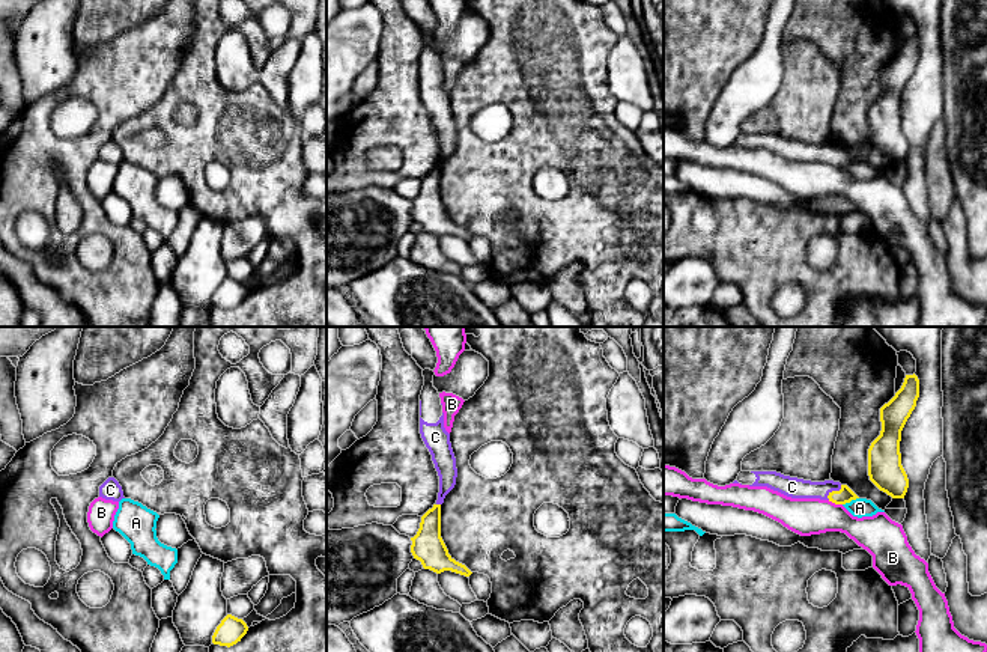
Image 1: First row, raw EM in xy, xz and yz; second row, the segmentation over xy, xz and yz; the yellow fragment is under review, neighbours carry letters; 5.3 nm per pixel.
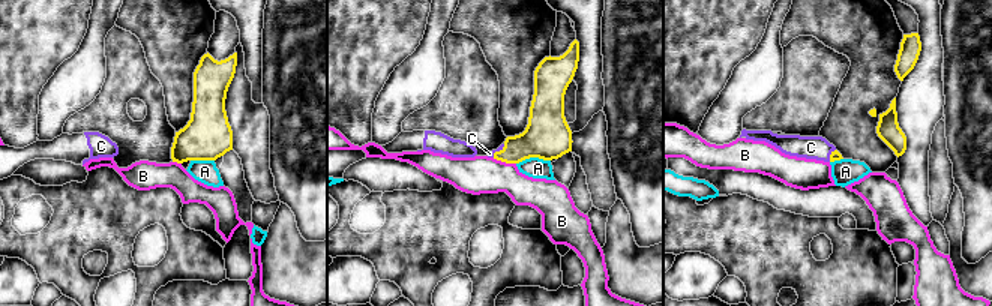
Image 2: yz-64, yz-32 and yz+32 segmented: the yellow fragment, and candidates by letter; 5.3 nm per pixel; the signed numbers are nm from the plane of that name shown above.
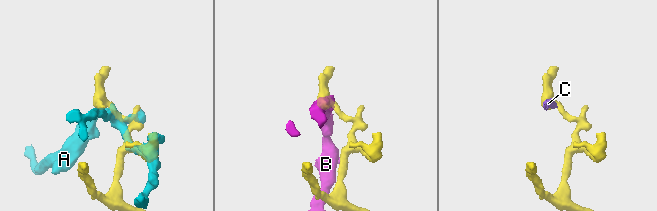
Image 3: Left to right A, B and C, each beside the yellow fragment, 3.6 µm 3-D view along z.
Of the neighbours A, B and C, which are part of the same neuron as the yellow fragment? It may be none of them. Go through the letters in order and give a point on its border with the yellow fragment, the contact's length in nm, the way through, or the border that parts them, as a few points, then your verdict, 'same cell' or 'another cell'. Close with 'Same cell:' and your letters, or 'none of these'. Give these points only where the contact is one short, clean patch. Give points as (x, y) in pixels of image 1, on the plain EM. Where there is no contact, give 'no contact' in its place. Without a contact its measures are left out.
A: meets yellow in yz at (850, 163); contact 100 nm long; another cell
B: meets yellow in yz at (835, 166); contact 80 nm long; border along yz (828, 163), (841, 167); another cell
C: meets yellow in yz at (834, 154); contact 110 nm long; runs through yz (844, 158), (834, 154), (792, 149); same cell
Same cell: C

